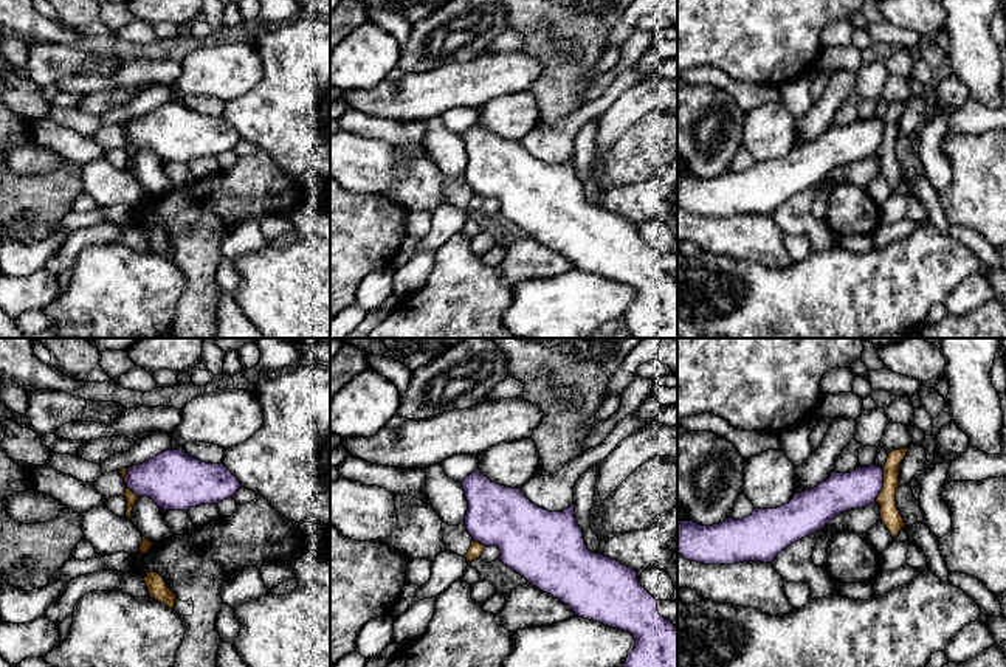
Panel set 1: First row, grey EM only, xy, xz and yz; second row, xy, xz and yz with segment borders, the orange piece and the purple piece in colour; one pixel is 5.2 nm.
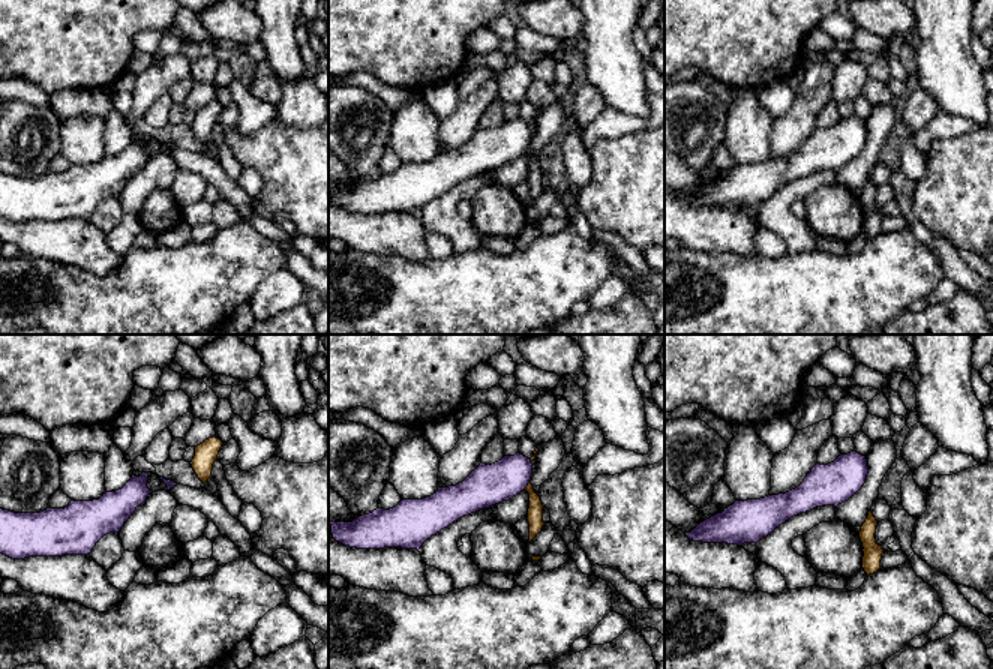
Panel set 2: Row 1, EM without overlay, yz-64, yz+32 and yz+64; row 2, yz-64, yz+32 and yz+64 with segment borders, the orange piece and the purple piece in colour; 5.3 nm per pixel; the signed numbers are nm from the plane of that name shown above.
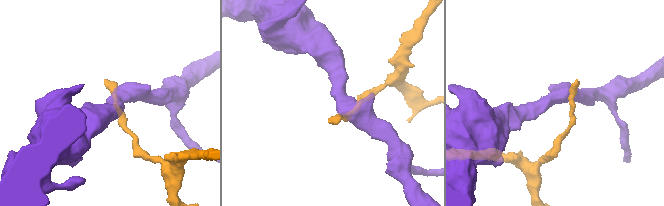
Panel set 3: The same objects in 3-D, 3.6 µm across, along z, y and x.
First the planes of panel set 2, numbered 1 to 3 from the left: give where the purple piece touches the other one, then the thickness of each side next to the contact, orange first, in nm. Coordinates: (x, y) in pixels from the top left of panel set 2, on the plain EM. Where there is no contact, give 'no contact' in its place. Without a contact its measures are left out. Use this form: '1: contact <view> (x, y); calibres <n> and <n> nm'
1: no contact
2: contact yz+32 (528, 149); calibres 80 and 220 nm
3: no contact

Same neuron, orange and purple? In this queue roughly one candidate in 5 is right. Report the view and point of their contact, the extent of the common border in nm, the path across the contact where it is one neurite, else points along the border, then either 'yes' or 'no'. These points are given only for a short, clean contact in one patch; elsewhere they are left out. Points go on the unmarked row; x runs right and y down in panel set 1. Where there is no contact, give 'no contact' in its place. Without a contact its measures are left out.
contact yz (884, 137); length 190 nm; border yz (882, 120), (882, 141), (875, 154); no

